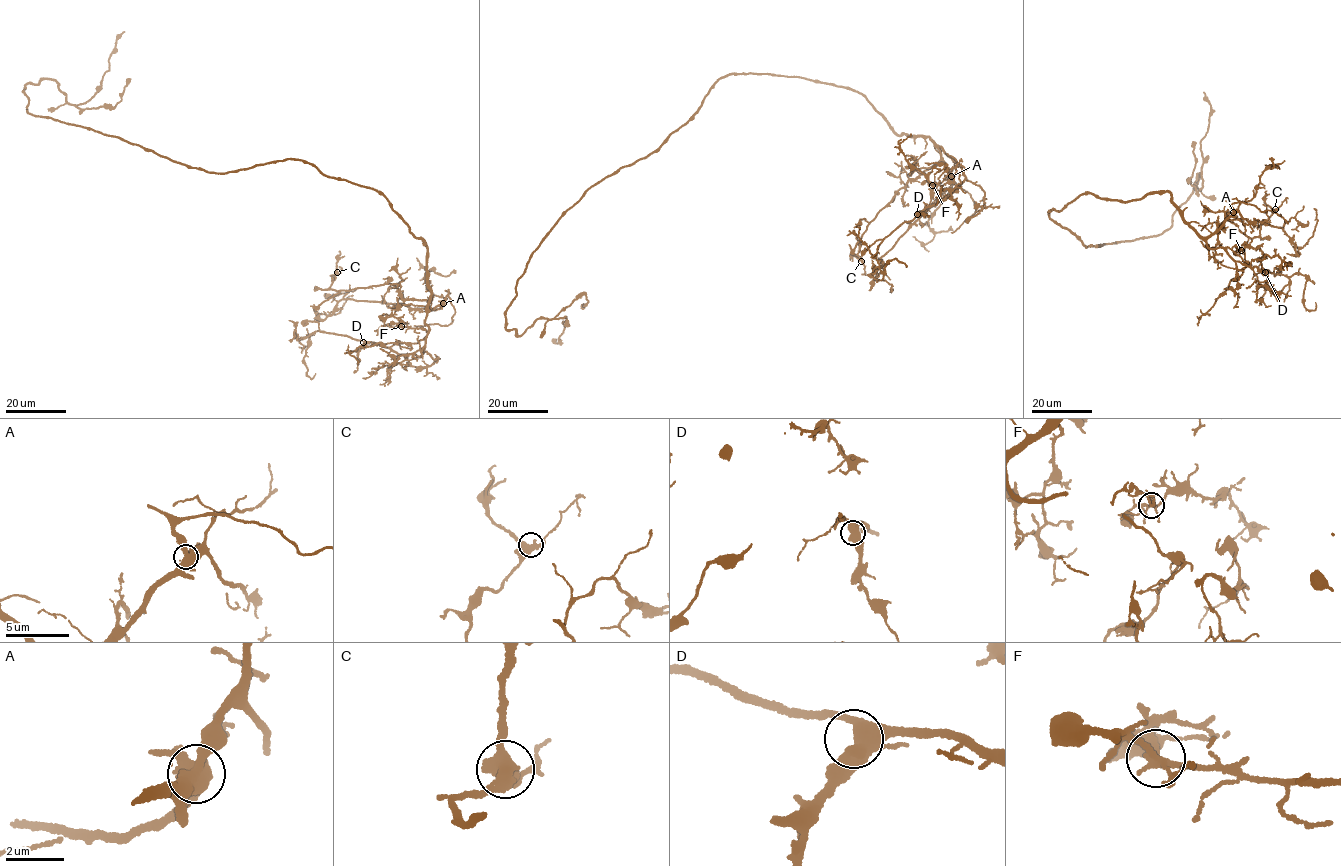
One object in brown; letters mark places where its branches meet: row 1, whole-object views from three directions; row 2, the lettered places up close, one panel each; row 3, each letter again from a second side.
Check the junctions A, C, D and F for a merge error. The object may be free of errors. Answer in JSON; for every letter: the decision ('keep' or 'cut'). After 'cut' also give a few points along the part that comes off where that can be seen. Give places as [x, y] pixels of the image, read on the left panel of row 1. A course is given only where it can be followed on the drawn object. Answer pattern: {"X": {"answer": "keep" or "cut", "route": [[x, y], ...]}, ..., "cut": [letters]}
{"A": {"answer": "cut", "route": [[443, 303], [447, 296], [455, 311], [451, 323], [414, 325]]}, "C": {"answer": "keep"}, "D": {"answer": "keep"}, "F": {"answer": "keep"}, "cut": ["A"]}

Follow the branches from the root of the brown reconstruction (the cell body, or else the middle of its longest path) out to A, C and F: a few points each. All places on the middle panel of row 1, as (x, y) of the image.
A: (714, 83), (733, 73), (764, 73), (850, 89), (866, 98), (899, 135), (928, 137), (952, 177)
C: (714, 83), (753, 73), (833, 83), (866, 98), (899, 135), (935, 145), (939, 160), (869, 223), (861, 261)
F: (714, 83), (733, 73), (764, 73), (859, 92), (896, 133), (926, 136), (954, 162), (950, 174), (932, 185)

